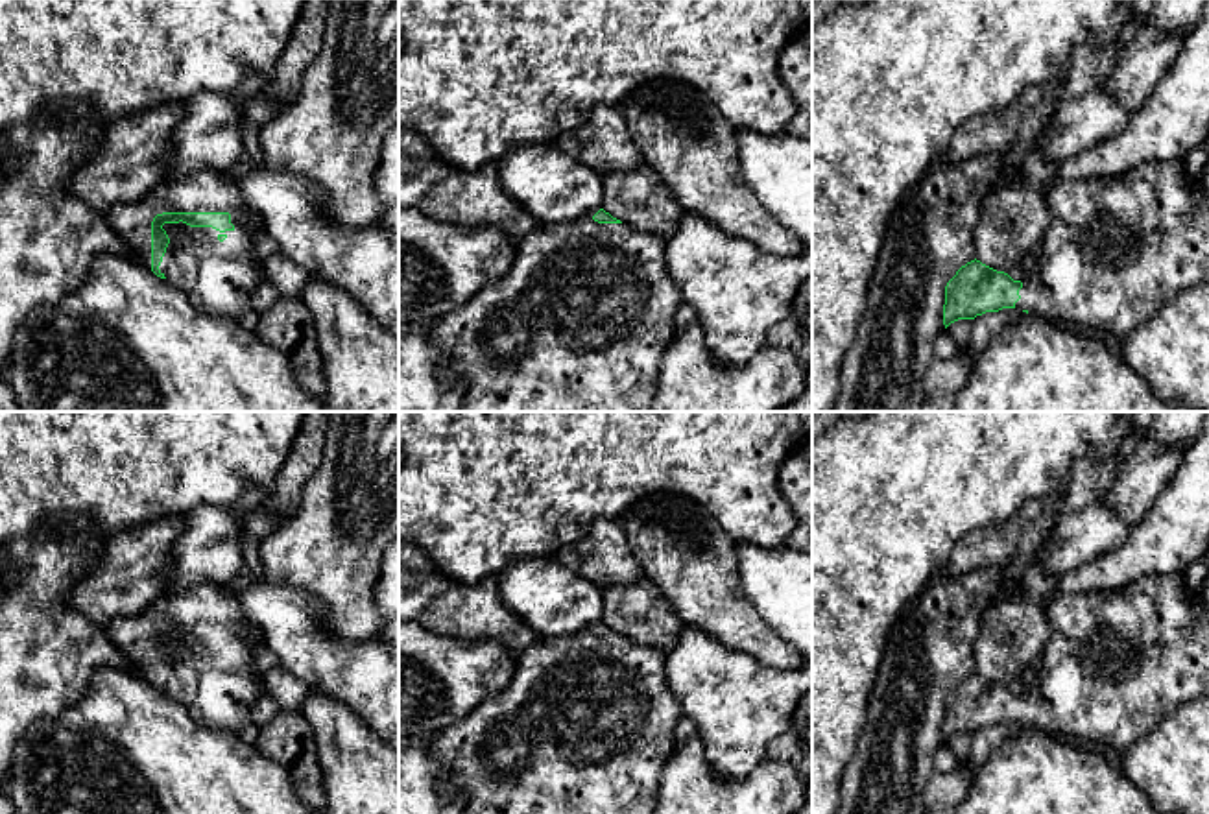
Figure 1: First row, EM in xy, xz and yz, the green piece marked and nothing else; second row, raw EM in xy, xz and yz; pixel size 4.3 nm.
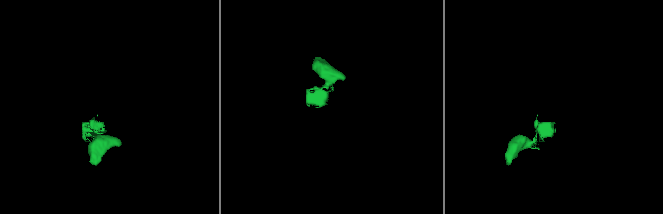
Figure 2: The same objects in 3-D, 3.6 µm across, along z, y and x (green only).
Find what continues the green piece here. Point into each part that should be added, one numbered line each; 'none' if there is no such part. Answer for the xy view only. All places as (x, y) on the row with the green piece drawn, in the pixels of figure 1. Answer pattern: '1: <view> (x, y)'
1: xy (218, 277)

